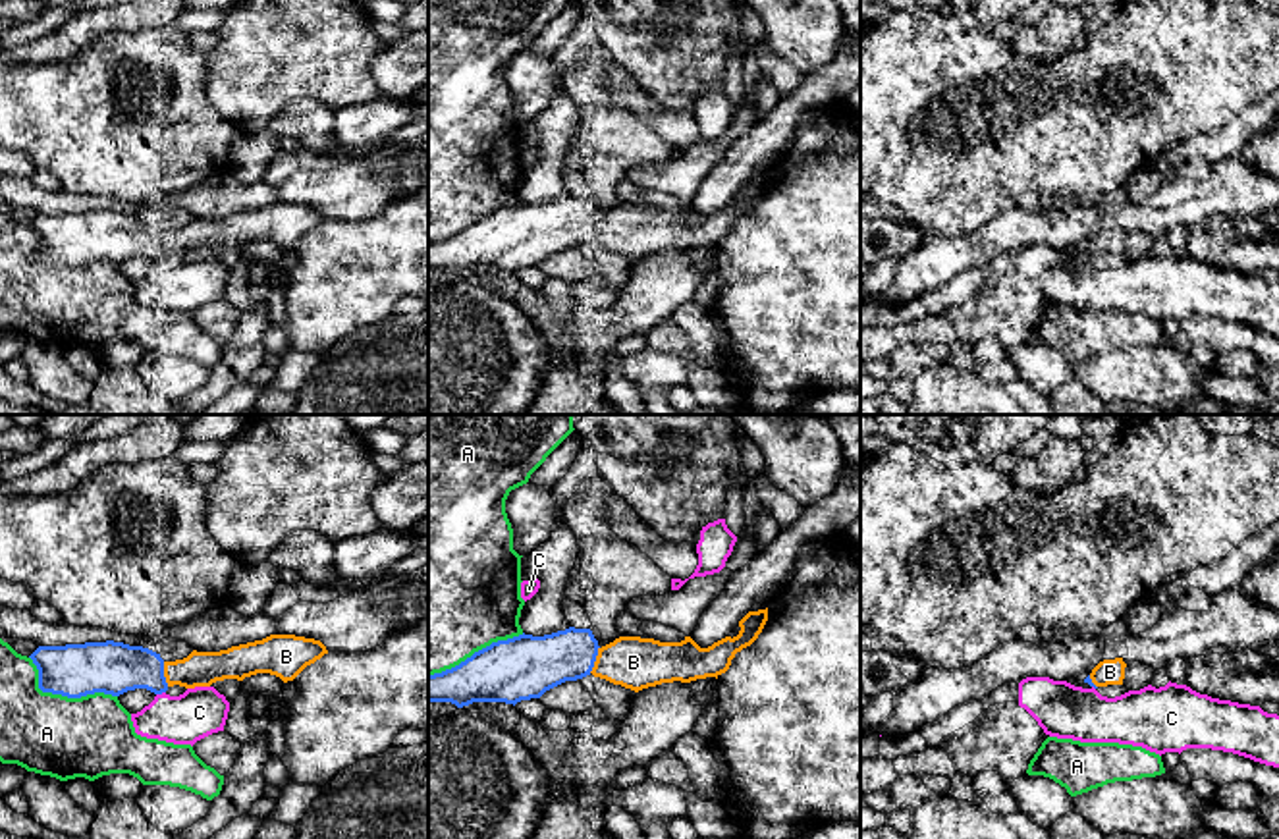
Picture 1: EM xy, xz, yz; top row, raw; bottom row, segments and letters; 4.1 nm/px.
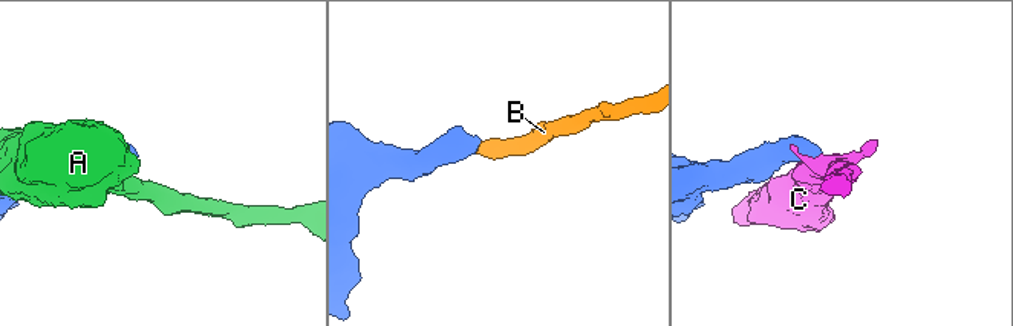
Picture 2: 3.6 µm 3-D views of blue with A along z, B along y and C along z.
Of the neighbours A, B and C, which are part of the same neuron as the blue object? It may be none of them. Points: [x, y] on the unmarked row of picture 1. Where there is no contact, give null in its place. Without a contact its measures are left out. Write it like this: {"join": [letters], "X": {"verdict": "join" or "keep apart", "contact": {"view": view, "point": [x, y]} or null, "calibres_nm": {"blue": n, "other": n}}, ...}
{"join": ["B"], "A": {"verdict": "keep apart", "contact": {"view": "xy", "point": [62, 263]}, "calibres_nm": {"blue": 220, "other": 340}}, "B": {"verdict": "join", "contact": {"view": "xz", "point": [595, 228]}, "calibres_nm": {"blue": 240, "other": 220}}, "C": {"verdict": "keep apart", "contact": {"view": "xy", "point": [161, 261]}, "calibres_nm": {"blue": 220, "other": 200}}}

